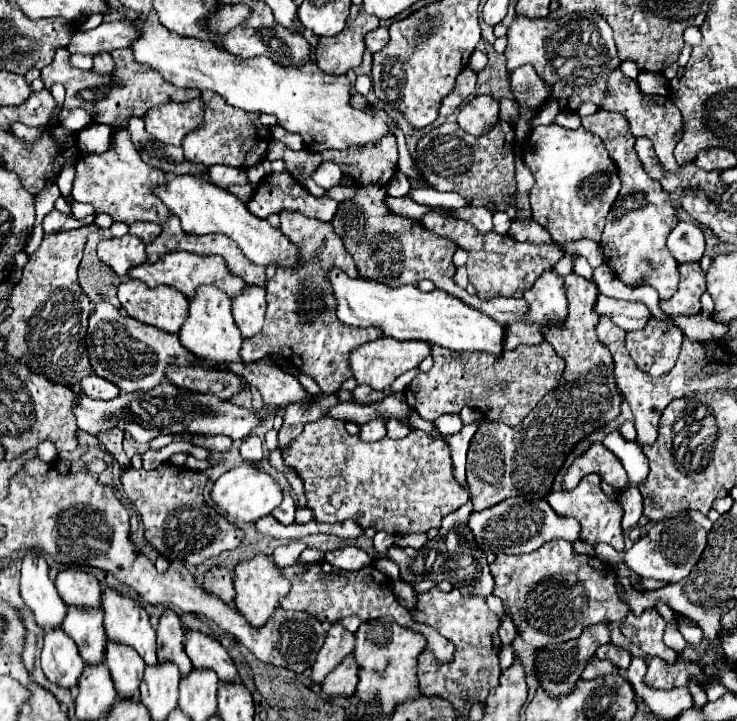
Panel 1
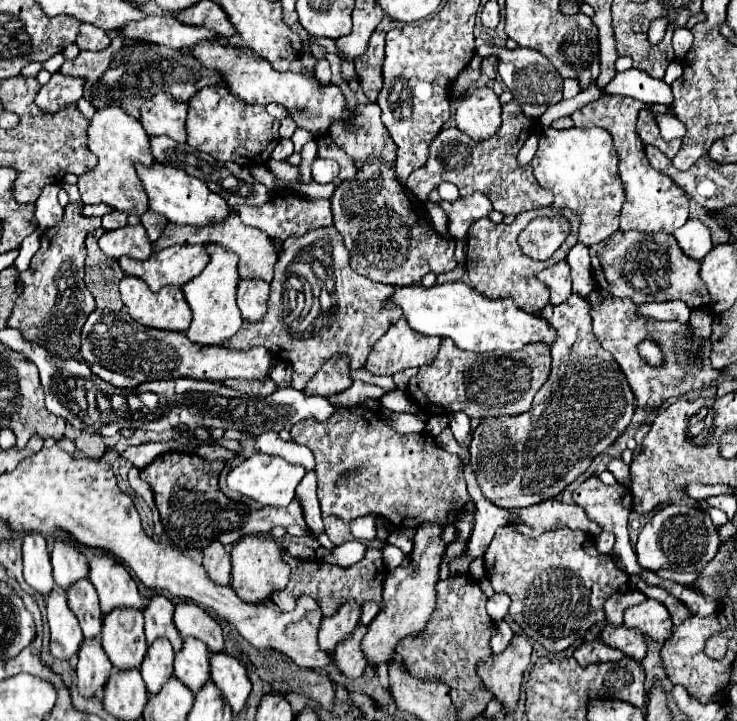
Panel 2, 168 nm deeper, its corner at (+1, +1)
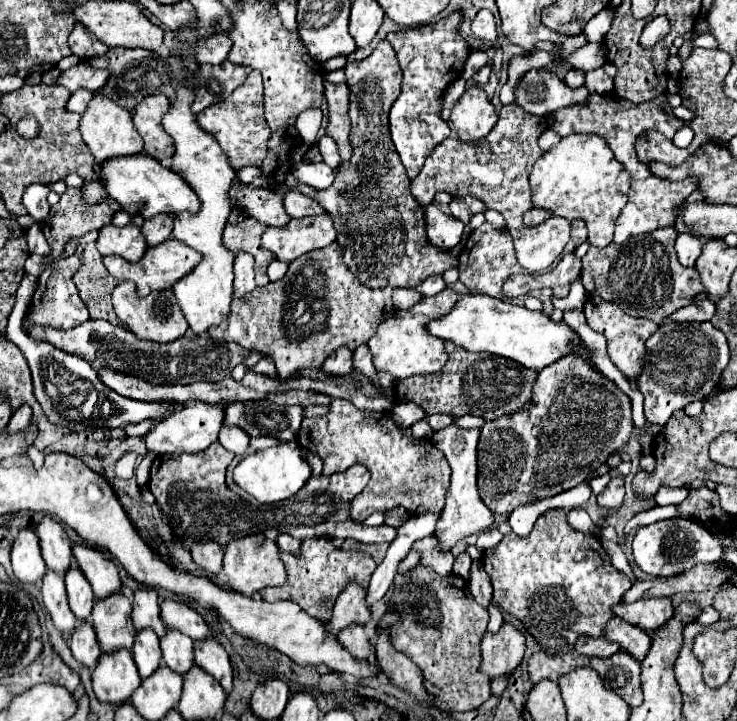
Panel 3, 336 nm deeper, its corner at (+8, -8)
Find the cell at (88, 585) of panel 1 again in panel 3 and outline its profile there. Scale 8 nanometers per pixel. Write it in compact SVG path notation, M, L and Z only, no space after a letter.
M43 517L43 521L37 525L37 537L41 543L41 555L45 559L45 565L49 571L65 575L69 567L73 565L73 553L71 553L71 541L65 533L65 529L49 519Z

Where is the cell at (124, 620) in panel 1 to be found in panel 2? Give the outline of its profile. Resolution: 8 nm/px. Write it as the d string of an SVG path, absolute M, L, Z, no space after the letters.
M100 554L90 560L90 582L100 596L102 614L118 606L132 606L144 610L136 582L130 578L124 564L116 562L112 554Z

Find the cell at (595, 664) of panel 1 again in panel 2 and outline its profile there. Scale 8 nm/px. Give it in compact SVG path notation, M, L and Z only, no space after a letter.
M602 638L590 640L590 642L582 642L576 650L574 650L574 658L578 660L580 666L588 666L594 662L618 662L618 658L622 658L624 654L620 650L614 650L612 646L606 646L606 642L602 642Z

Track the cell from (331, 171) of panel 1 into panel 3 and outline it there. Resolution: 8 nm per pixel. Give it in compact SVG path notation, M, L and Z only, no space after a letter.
M295 163L291 173L297 181L311 185L313 189L327 189L335 179L335 171L325 163Z

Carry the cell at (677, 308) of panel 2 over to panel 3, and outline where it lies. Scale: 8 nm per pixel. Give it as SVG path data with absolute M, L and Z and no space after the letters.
M703 299L699 303L691 303L687 307L681 307L679 311L671 313L667 317L667 321L673 321L673 323L691 323L691 321L709 321L715 313L715 305L709 301L709 299Z

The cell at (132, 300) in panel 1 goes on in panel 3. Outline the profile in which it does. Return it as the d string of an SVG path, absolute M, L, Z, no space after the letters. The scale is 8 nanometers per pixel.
M123 281L113 291L113 307L119 317L119 321L131 329L139 339L157 341L157 343L169 343L185 335L187 321L183 319L183 313L179 311L179 305L175 303L173 291L155 291L147 297L139 297L135 283Z

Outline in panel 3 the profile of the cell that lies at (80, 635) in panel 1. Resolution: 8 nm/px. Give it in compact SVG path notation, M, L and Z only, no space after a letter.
M73 563L71 571L65 575L65 587L67 587L67 597L69 597L69 607L73 615L79 621L87 621L91 617L91 609L95 603L95 597L91 595L91 585L87 579L83 579L83 573L79 567Z

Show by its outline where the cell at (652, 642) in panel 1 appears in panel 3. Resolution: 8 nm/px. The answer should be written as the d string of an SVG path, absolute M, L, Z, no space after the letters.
M661 597L661 599L639 599L631 605L617 603L613 613L623 621L643 629L645 633L653 633L673 617L675 609L671 605L671 599Z

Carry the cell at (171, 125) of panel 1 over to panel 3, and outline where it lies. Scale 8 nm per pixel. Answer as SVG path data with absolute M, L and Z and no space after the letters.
M151 95L139 103L133 111L133 125L145 141L145 153L155 157L165 167L171 165L175 155L175 143L163 129L163 115L169 111L169 99L165 95Z

